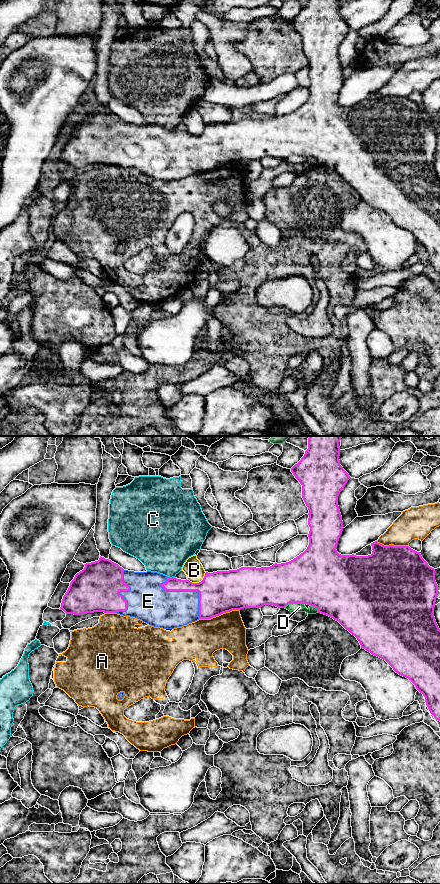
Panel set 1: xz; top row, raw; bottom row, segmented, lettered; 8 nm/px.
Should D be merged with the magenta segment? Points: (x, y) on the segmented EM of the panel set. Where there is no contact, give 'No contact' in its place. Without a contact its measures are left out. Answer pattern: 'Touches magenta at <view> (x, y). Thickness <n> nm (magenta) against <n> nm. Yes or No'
Touches magenta at xz (293, 602). Thickness 440 nm (magenta) against 70 nm. No

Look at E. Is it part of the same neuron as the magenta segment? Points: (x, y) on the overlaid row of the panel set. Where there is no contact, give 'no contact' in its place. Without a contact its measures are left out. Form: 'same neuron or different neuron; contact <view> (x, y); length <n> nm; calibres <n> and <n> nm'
same neuron; contact xz (187, 590); length 420 nm; calibres 320 and 300 nm

